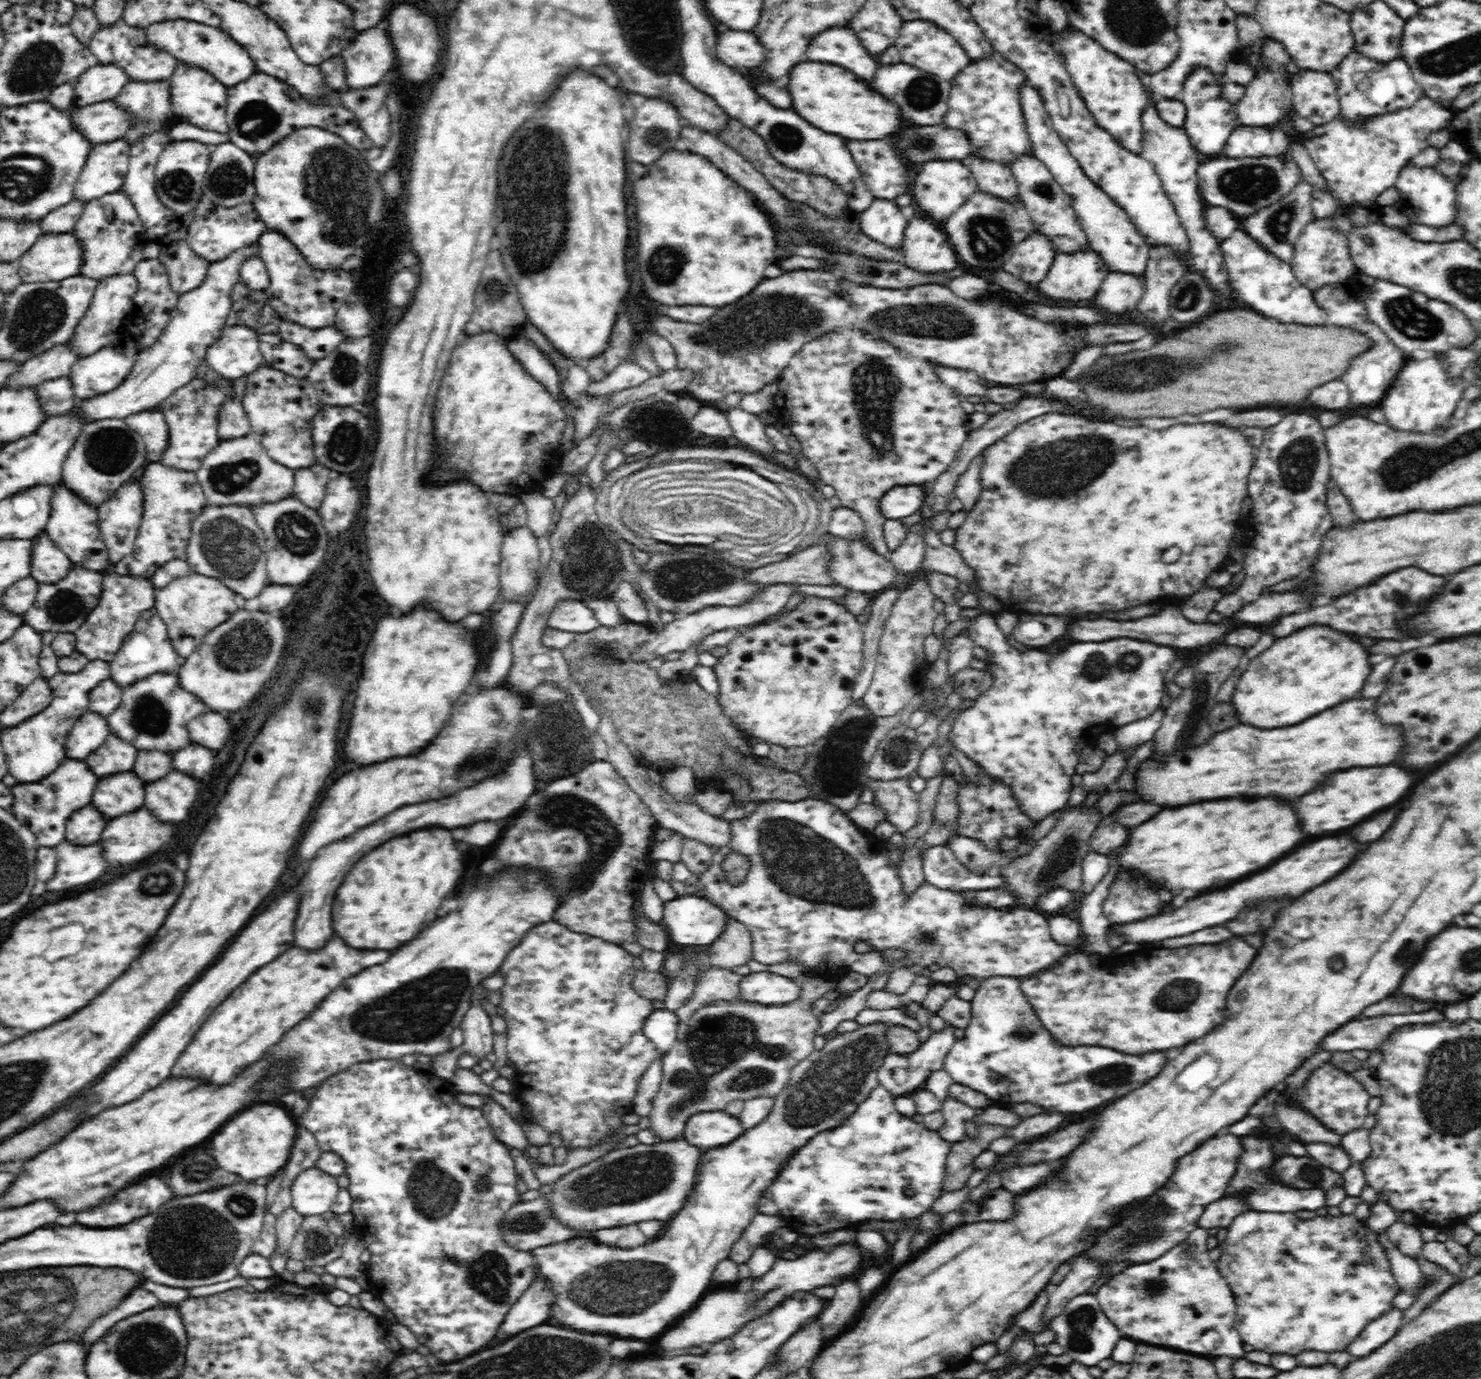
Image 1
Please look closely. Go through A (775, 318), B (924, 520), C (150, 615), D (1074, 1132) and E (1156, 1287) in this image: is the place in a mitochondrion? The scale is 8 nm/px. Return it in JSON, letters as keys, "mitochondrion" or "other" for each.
{"A":"mitochondrion","B":"other","C":"other","D":"other","E":"mitochondrion"}

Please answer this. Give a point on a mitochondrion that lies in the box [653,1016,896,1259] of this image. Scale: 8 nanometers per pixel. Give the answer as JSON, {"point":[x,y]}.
{"point":[831,1083]}

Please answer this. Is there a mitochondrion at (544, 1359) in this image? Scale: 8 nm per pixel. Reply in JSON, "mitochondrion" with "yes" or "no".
{"mitochondrion":"yes"}

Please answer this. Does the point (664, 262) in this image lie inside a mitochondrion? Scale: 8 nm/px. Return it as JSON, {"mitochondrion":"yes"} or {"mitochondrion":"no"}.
{"mitochondrion":"yes"}

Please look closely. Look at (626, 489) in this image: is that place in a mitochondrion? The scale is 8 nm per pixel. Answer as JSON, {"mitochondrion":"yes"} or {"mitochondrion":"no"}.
{"mitochondrion":"yes"}

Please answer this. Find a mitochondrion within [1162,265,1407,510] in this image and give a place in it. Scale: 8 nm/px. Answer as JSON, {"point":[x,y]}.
{"point":[1297,465]}

